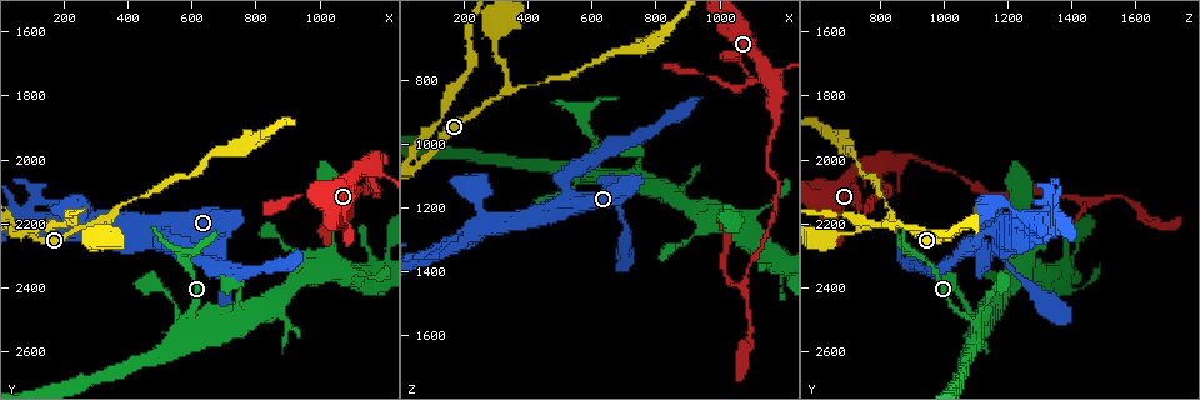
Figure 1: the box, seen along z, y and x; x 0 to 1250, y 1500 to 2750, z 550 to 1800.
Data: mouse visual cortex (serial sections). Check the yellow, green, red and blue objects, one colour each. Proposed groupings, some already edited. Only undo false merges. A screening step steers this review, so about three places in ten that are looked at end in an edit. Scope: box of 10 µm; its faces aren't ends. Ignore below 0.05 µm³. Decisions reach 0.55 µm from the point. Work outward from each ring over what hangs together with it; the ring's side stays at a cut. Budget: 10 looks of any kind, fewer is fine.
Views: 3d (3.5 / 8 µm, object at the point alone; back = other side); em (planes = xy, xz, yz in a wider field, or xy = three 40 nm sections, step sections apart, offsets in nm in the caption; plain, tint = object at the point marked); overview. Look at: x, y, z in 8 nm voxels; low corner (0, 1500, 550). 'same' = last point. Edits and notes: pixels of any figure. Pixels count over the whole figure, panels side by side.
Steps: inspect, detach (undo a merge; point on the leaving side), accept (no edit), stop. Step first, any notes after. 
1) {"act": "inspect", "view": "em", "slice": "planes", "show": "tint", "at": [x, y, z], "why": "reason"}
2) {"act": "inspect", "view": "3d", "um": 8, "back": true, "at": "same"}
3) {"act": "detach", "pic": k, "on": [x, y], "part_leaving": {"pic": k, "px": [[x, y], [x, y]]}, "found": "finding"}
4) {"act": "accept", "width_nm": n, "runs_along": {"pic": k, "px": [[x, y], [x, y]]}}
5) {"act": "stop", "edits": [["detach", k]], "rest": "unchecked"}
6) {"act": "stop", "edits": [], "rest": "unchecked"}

{"act": "inspect", "view": "3d", "um": 8, "at": [520, 2240, 1130], "why": "sharp bend"}

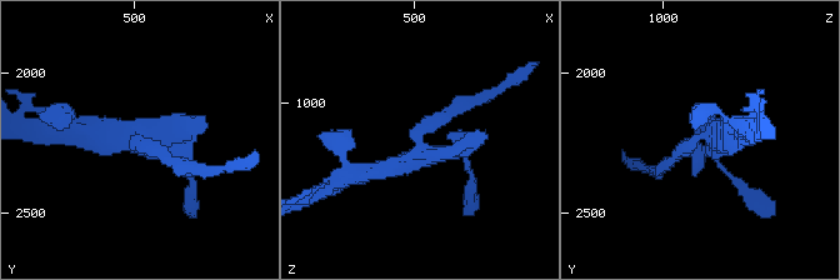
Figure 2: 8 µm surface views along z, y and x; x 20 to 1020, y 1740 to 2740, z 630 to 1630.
{"act": "inspect", "view": "3d", "um": 3.5, "at": "same"}

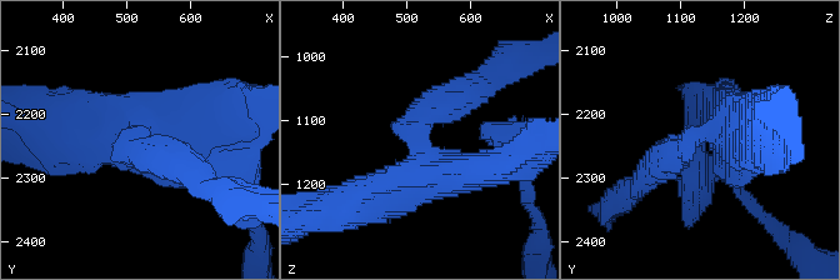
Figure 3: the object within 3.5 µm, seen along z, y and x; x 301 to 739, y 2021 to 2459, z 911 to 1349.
{"act": "inspect", "view": "em", "slice": "xy", "step": 1, "show": "tint", "at": [515, 2225, 1130], "arm_widths_nm": [400, 600], "why": "need the tissue"}

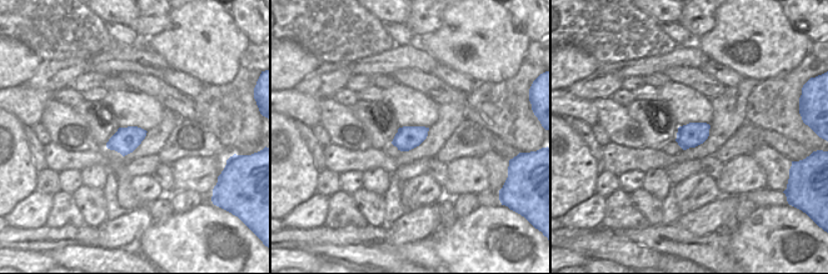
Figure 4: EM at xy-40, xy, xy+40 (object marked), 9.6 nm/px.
{"act": "accept", "runs_along": {"pic": 3, "px": [[730, 125], [653, 171]]}, "found": "one cell here"}

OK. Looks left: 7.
{"act": "inspect", "view": "3d", "um": 3.5, "at": [590, 2510, 1090], "why": "abrupt turn"}

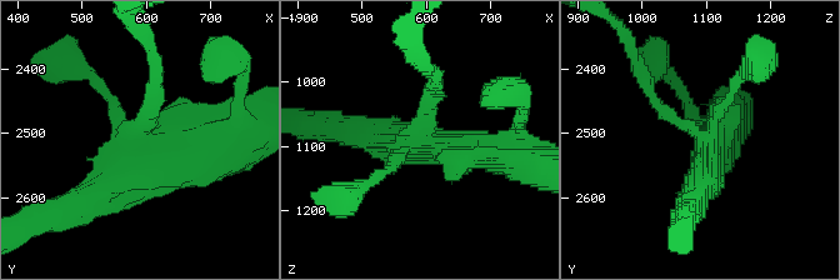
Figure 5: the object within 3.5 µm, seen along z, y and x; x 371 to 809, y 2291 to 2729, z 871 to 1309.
{"act": "inspect", "view": "em", "slice": "xy", "step": 5, "show": "tint", "at": [580, 2510, 1095], "why": "shape alone is not enough"}

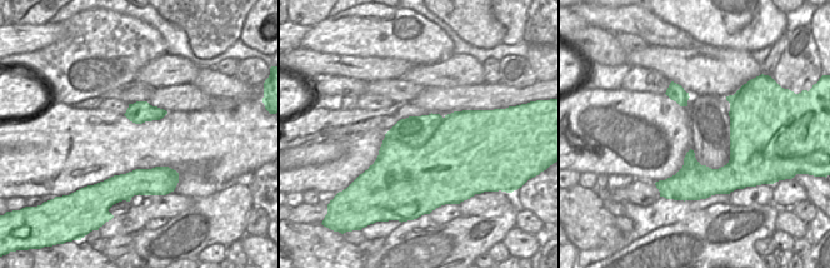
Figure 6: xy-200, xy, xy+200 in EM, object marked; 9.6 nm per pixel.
{"act": "accept", "found": "one cell here"}

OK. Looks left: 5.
{"act": "inspect", "view": "3d", "um": 3.5, "back": true, "at": [330, 2190, 840], "why": "arms part here"}

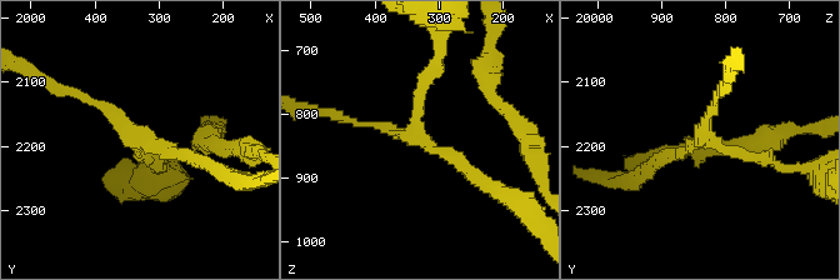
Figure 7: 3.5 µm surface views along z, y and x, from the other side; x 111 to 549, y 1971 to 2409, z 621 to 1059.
{"act": "inspect", "view": "em", "slice": "xy", "step": 3, "show": "tint", "at": [325, 2185, 835], "arms": 3, "arm_widths_nm": [150, 150, 150]}

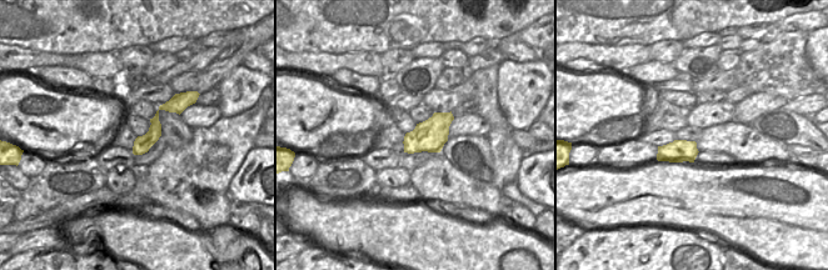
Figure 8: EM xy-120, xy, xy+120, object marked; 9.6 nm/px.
{"act": "accept", "runs_along": {"pic": 8, "px": [[175, 105], [158, 111], [136, 151]]}, "found": "all the same cell"}

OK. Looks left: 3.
{"act": "inspect", "view": "3d", "um": 3.5, "at": [70, 2230, 1050], "why": "sharp bend"}

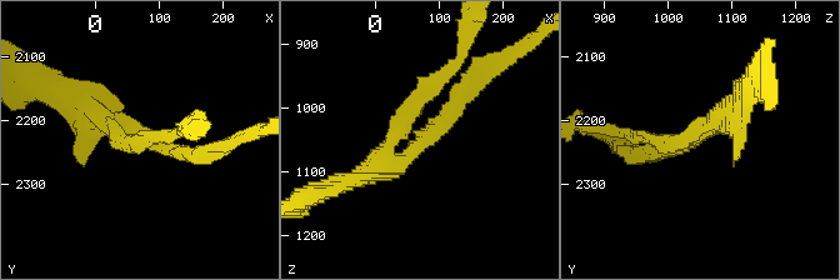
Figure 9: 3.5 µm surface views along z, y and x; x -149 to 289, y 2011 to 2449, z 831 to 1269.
{"act": "inspect", "view": "em", "slice": "xy", "step": 3, "show": "tint", "at": [80, 2230, 1045], "arms": 3, "arm_widths_nm": [200, 200, 250], "why": "need the tissue"}

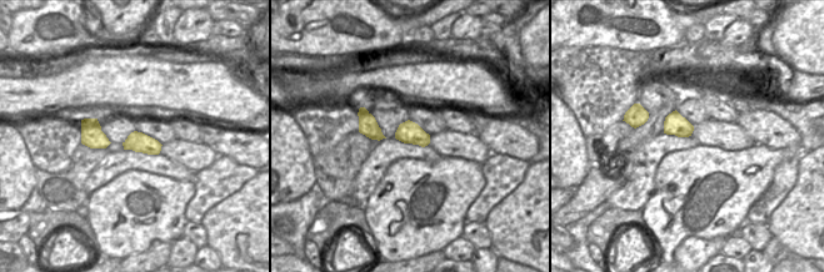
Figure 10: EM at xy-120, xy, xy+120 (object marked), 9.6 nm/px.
{"act": "accept", "runs_along": {"pic": 9, "px": [[204, 154], [128, 143], [161, 135]]}, "found": "continuous, no second cell"}

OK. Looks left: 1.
{"act": "stop", "edits": [], "rest": "unchecked"}

